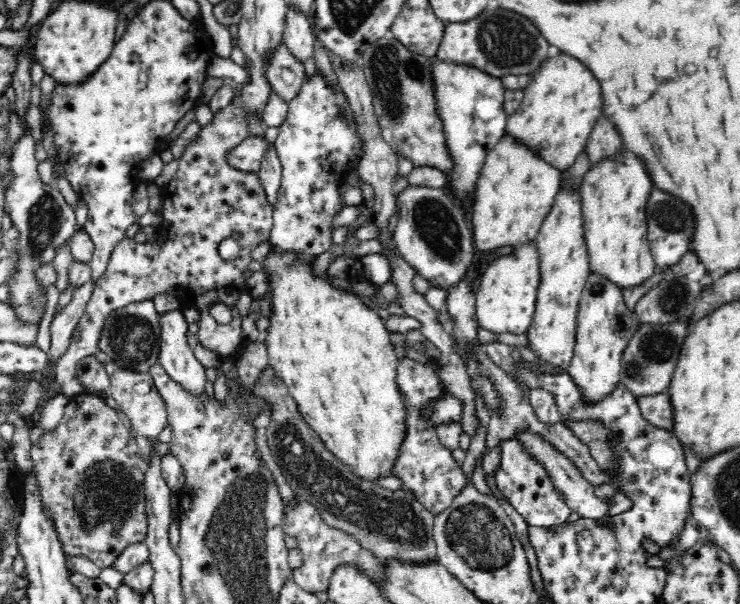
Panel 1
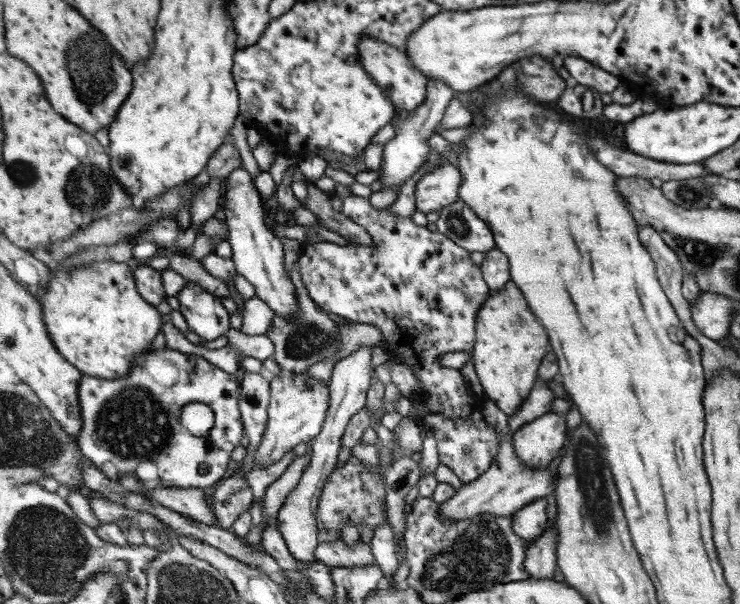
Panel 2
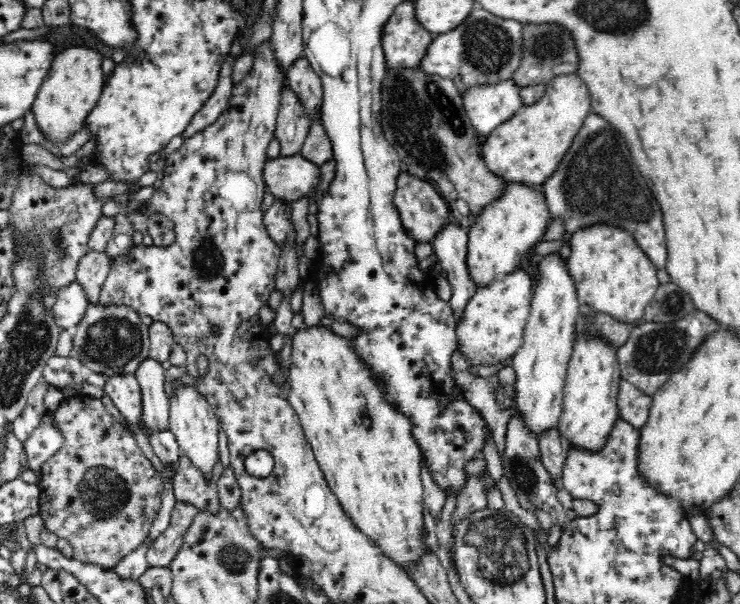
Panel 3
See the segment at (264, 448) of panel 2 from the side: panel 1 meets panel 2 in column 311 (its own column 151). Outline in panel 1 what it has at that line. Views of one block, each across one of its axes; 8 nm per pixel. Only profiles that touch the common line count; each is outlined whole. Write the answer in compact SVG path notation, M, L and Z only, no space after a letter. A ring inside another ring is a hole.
M118 367L116 372L110 376L108 392L111 392L112 398L120 406L120 410L126 414L128 420L132 423L132 431L134 431L135 435L146 436L151 443L157 442L158 435L168 423L168 414L164 399L158 392L157 387L153 385L151 375ZM139 382L146 382L150 386L148 393L141 394L134 389Z

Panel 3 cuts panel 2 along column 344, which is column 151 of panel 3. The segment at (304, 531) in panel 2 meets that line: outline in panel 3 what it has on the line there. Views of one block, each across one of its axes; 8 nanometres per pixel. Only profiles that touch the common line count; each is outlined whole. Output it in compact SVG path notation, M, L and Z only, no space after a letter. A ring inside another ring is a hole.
M148 358L138 366L135 375L142 391L142 426L146 436L169 431L168 394L164 391L164 369L161 364Z

